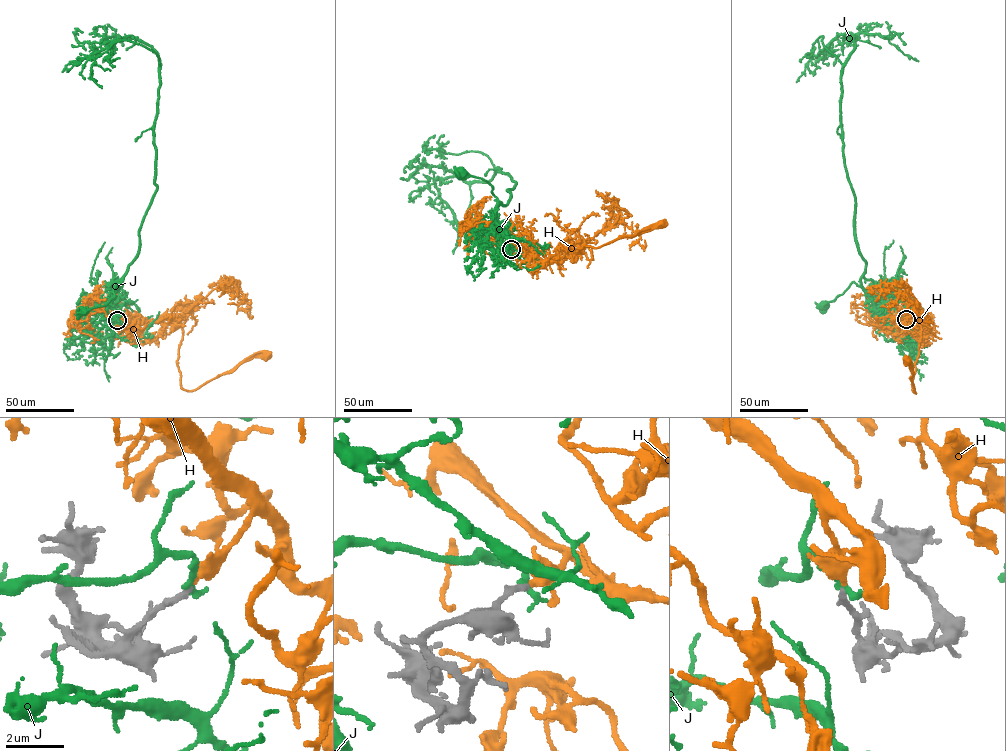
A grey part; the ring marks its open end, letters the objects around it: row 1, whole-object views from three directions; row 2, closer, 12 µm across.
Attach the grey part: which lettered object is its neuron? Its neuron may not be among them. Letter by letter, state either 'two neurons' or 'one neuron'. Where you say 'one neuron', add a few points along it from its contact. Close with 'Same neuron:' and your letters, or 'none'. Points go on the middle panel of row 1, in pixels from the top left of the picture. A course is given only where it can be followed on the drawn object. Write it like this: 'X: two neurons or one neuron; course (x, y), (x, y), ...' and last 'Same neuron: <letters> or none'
H: one neuron; course (511, 249), (539, 250), (552, 259), (559, 252), (581, 252), (578, 249), (584, 246), (599, 247), (661, 224)
J: two neurons
Same neuron: H

